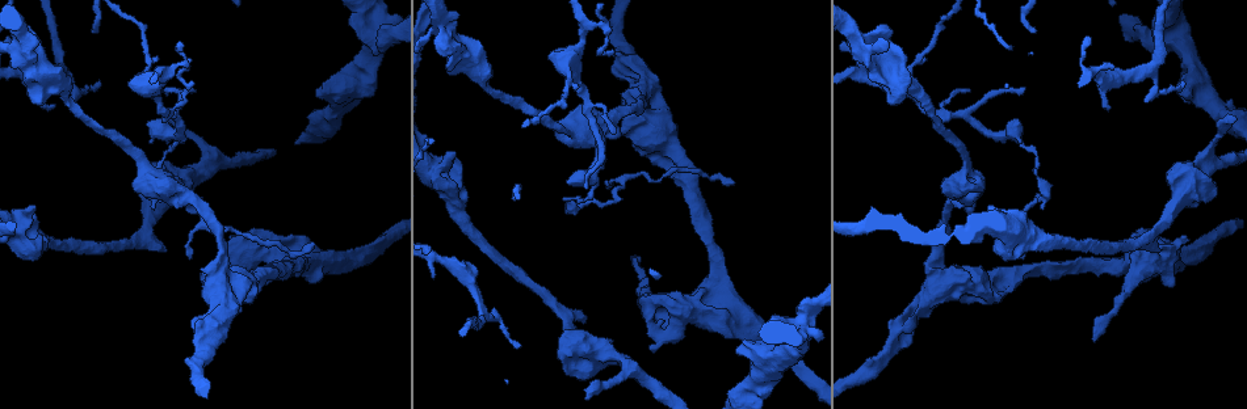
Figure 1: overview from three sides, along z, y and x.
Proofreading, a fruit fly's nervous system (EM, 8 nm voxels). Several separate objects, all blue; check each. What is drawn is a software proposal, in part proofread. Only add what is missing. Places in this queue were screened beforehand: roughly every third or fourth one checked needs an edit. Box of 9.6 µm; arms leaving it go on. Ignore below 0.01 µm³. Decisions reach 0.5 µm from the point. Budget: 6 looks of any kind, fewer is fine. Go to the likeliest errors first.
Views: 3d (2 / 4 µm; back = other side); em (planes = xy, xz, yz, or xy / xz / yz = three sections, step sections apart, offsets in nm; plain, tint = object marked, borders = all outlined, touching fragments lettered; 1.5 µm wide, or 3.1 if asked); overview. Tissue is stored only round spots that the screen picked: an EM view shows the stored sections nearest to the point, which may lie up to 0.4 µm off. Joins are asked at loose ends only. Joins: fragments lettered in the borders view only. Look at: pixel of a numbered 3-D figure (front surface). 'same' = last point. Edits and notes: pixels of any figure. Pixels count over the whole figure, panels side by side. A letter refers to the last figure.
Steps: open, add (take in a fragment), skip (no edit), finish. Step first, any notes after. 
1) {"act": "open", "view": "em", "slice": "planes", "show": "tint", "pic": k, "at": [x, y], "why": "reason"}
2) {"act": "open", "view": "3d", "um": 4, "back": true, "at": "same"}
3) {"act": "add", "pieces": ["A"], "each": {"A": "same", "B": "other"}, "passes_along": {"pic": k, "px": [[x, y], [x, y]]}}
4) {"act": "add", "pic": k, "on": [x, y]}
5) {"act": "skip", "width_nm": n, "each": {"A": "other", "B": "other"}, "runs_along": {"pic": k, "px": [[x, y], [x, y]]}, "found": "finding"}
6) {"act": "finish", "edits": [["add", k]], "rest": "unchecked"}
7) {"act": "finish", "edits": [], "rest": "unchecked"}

{"act": "open", "view": "em", "slice": "yz", "step": 8, "show": "borders", "pic": 1, "at": [1156, 251], "why": "free end"}

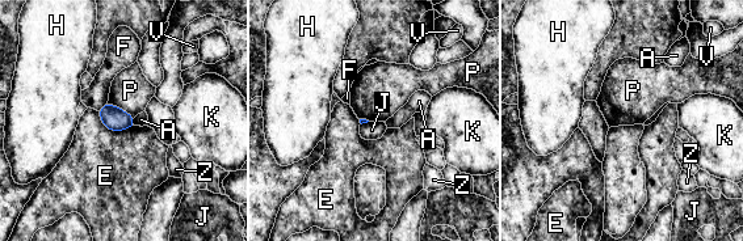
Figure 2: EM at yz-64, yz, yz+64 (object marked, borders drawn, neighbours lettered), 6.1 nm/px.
{"act": "skip", "each": {"A": "other", "E": "other", "F": "other", "H": "other", "J": "other", "K": "other", "P": "other", "V": "other", "Z": "other"}, "border": {"pic": 2, "px": [[99, 111], [112, 130], [133, 126]]}, "found": "none of them fits"}

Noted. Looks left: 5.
{"act": "open", "view": "em", "slice": "xz", "step": 4, "show": "tint", "pic": 1, "at": [1183, 82], "why": "free end"}

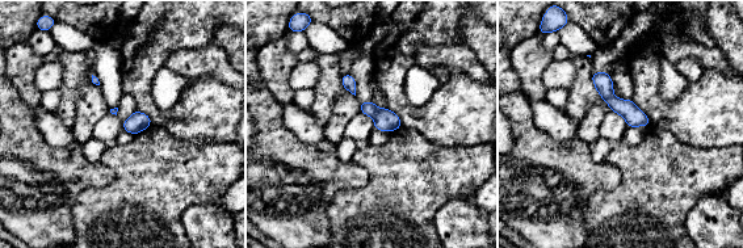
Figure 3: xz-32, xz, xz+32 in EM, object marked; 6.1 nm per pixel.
{"act": "open", "view": "em", "slice": "planes", "show": "borders", "at": "same"}

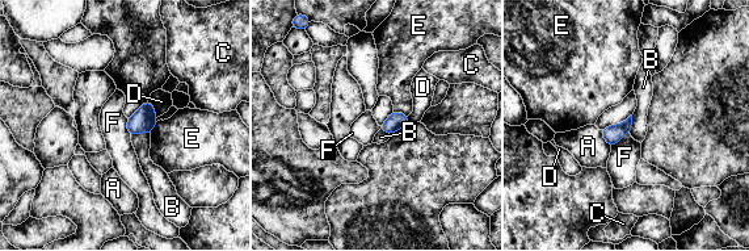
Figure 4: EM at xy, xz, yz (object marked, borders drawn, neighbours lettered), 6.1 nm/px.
{"act": "skip", "each": {"A": "other", "B": "other", "C": "other", "D": "other", "E": "other", "F": "other"}, "found": "none of them fits"}

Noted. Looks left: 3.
{"act": "open", "view": "3d", "um": 4, "pic": 1, "at": [1016, 125]}

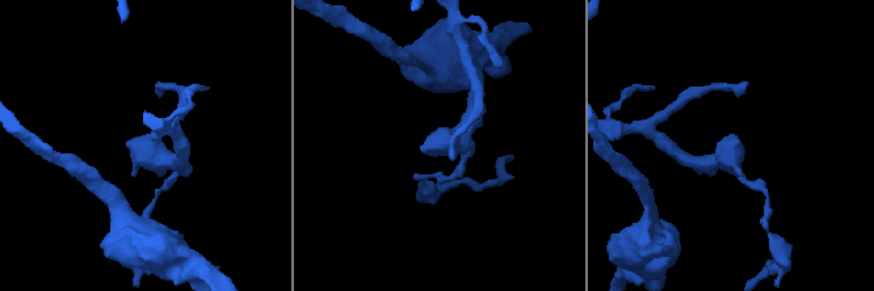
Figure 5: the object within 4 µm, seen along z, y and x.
{"act": "open", "view": "em", "slice": "planes", "show": "borders", "pic": 5, "at": [423, 146], "why": "now the EM"}

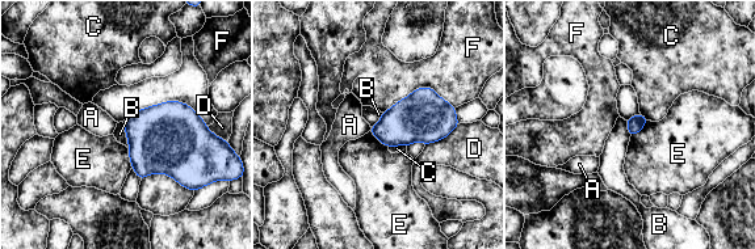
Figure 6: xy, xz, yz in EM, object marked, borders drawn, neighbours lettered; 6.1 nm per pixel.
{"act": "skip", "each": {"A": "other", "B": "other", "C": "other", "D": "other", "E": "other", "F": "other"}, "border": {"pic": 6, "px": [[121, 122], [129, 147]]}, "found": "no lettered fragment goes on from it"}

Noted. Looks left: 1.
{"act": "finish", "edits": [], "rest": "unchecked"}

